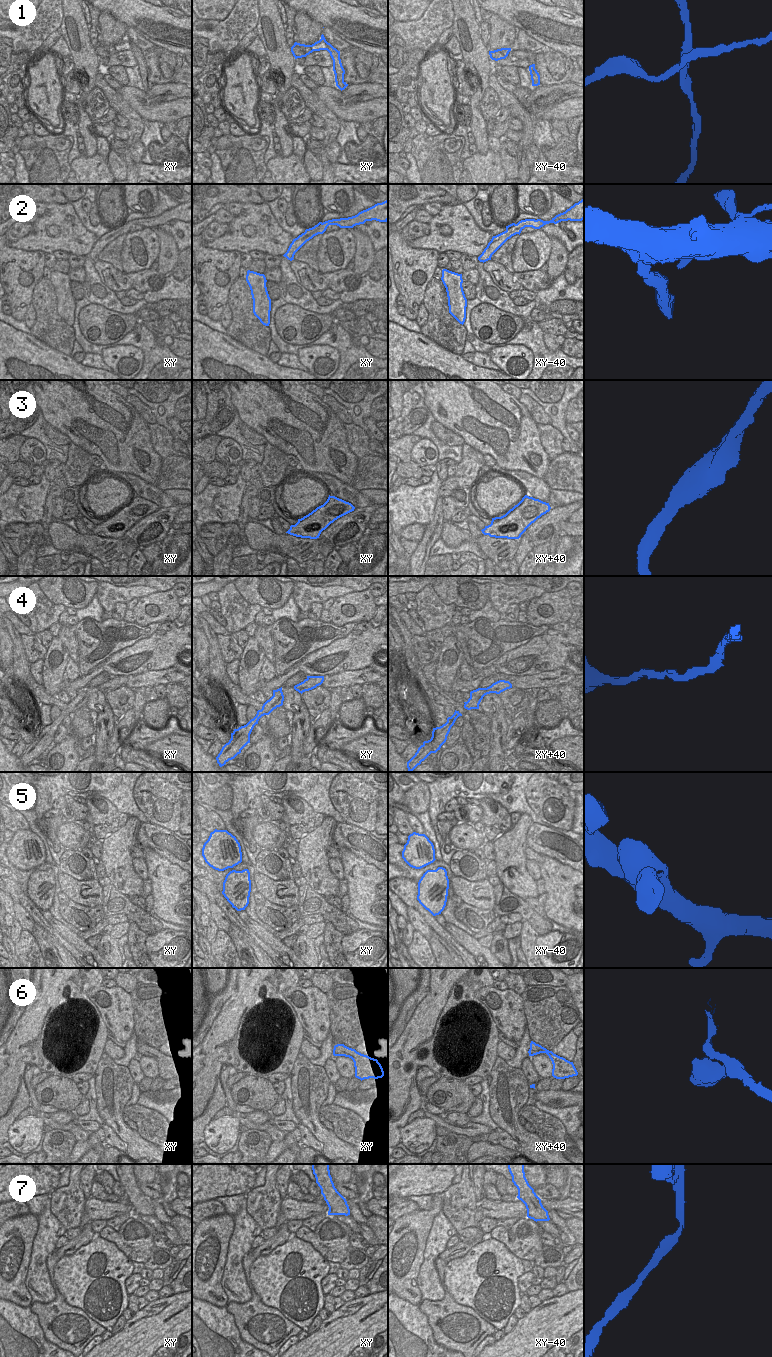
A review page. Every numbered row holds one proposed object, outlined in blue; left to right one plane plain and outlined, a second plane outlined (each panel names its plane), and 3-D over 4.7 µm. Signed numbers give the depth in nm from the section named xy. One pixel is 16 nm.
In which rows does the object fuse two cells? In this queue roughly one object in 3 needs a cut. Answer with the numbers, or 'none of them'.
1, 3

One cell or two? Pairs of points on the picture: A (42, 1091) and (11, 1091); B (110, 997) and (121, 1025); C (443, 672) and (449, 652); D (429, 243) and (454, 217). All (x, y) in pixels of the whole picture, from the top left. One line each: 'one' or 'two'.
A: two
B: one
C: one
D: one

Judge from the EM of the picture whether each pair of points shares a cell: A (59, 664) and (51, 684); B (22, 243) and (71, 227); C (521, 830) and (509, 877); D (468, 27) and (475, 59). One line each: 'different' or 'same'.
A: same
B: same
C: same
D: same

